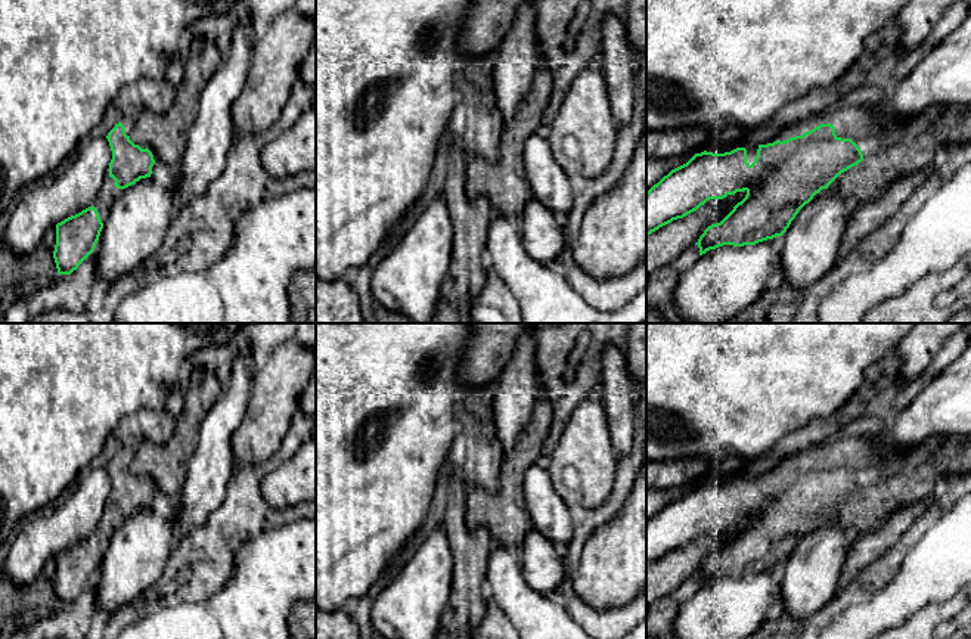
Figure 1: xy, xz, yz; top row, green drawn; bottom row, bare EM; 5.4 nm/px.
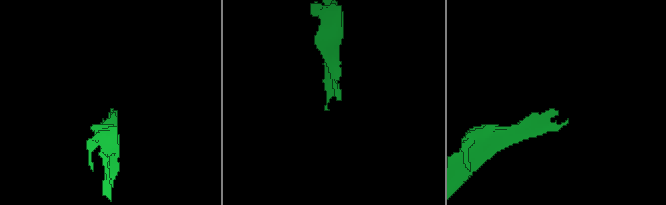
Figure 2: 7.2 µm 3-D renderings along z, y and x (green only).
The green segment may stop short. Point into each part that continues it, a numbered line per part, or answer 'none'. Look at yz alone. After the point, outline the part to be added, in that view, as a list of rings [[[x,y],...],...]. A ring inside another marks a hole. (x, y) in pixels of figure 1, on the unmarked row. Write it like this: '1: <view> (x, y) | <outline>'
1: yz (902, 477) | [[[875,435],[837,437],[828,446],[816,446],[785,457],[776,471],[788,471],[801,466],[820,455],[832,455],[837,468],[851,469],[863,484],[863,491],[841,503],[829,517],[829,521],[838,521],[846,531],[847,543],[851,545],[863,534],[877,530],[897,509],[930,500],[937,478],[941,475],[943,465],[940,457],[950,450],[950,441],[941,437],[931,437],[922,441],[916,449],[893,449],[885,452],[887,446],[880,443]]]

